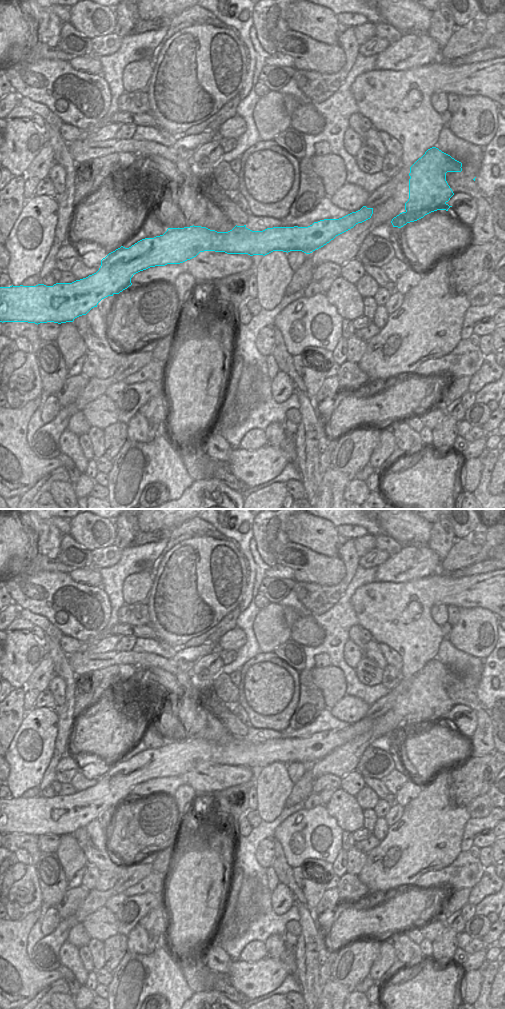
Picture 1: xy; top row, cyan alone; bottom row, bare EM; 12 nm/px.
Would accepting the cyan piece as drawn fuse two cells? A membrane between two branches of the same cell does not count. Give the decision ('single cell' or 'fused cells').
fused cells

